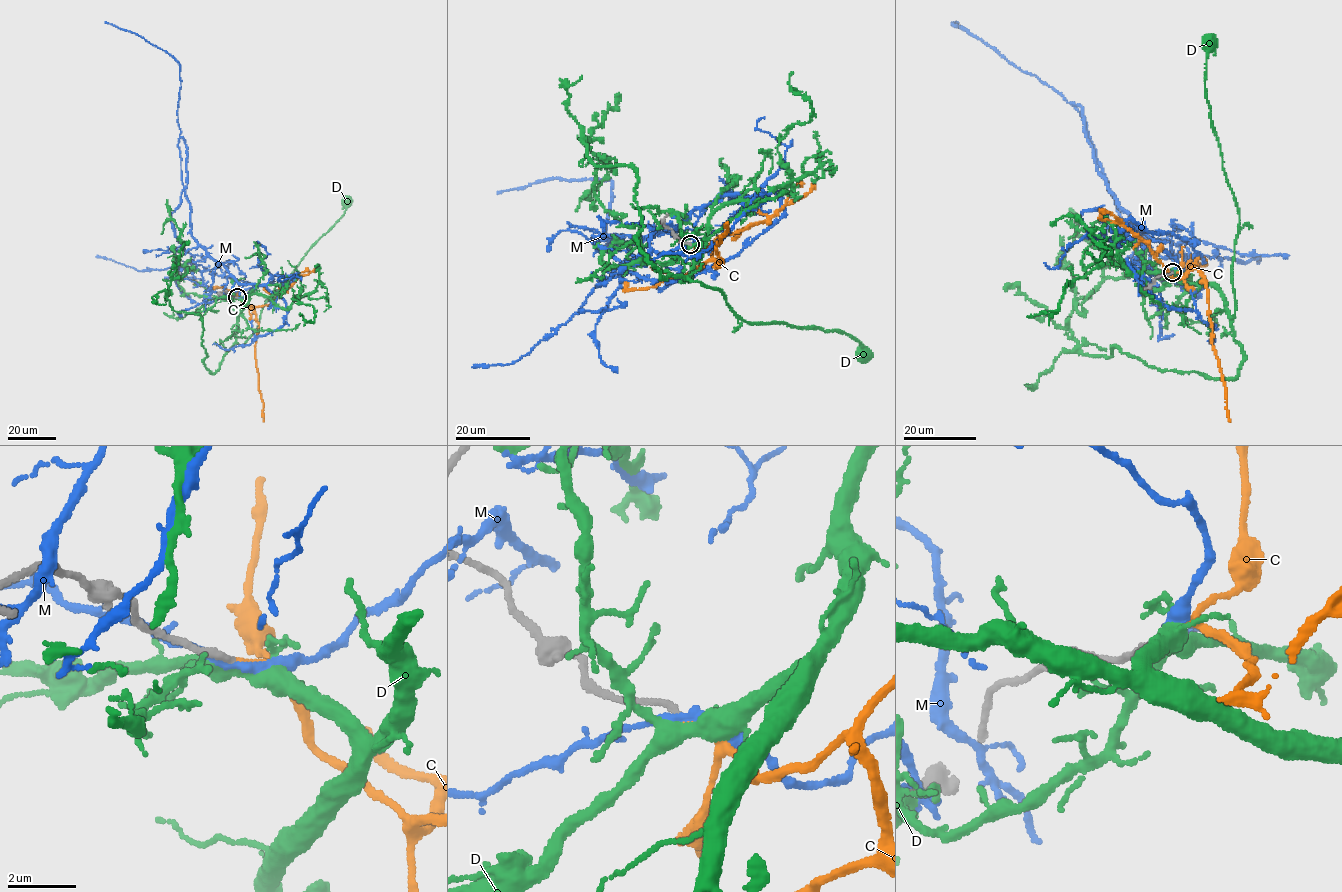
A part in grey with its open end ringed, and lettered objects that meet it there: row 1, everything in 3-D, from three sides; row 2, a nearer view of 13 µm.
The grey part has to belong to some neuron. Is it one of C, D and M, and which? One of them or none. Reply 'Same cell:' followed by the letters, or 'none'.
Same cell: C

